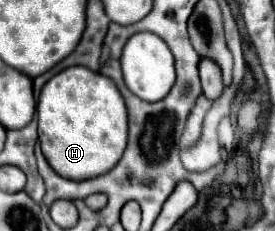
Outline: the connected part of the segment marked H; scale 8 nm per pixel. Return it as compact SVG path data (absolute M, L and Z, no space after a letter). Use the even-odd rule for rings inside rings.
M81 65L69 67L45 83L37 103L37 115L41 151L49 165L55 169L55 173L59 173L65 179L83 181L109 173L119 163L127 147L127 107L123 103L119 89L105 75L95 73L91 69L83 69Z

